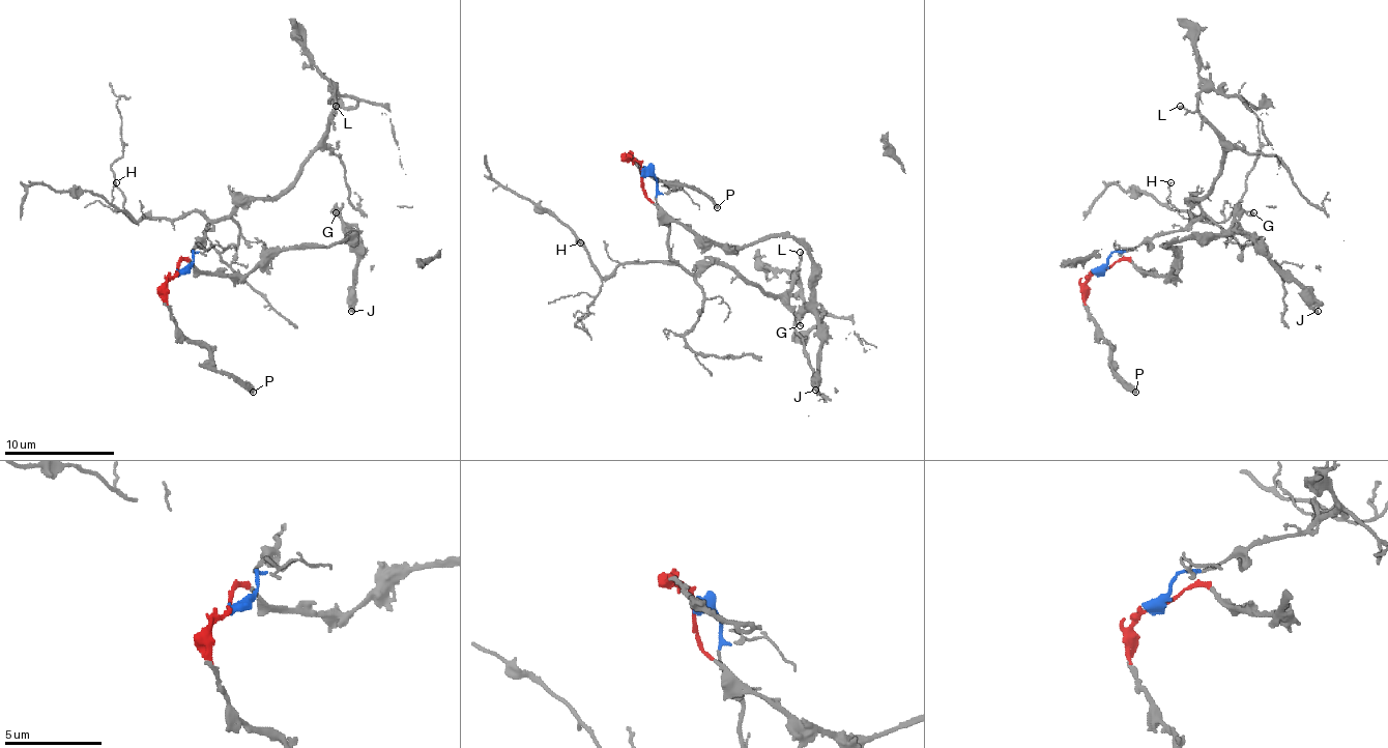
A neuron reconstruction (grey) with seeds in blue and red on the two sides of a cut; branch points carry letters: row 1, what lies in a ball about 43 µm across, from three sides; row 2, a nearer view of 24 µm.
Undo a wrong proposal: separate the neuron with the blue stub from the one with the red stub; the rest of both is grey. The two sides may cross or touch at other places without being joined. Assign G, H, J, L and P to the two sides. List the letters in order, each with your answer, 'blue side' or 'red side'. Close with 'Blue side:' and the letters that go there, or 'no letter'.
G: red side
H: blue side
J: red side
L: blue side
P: red side
Blue side: H, L

